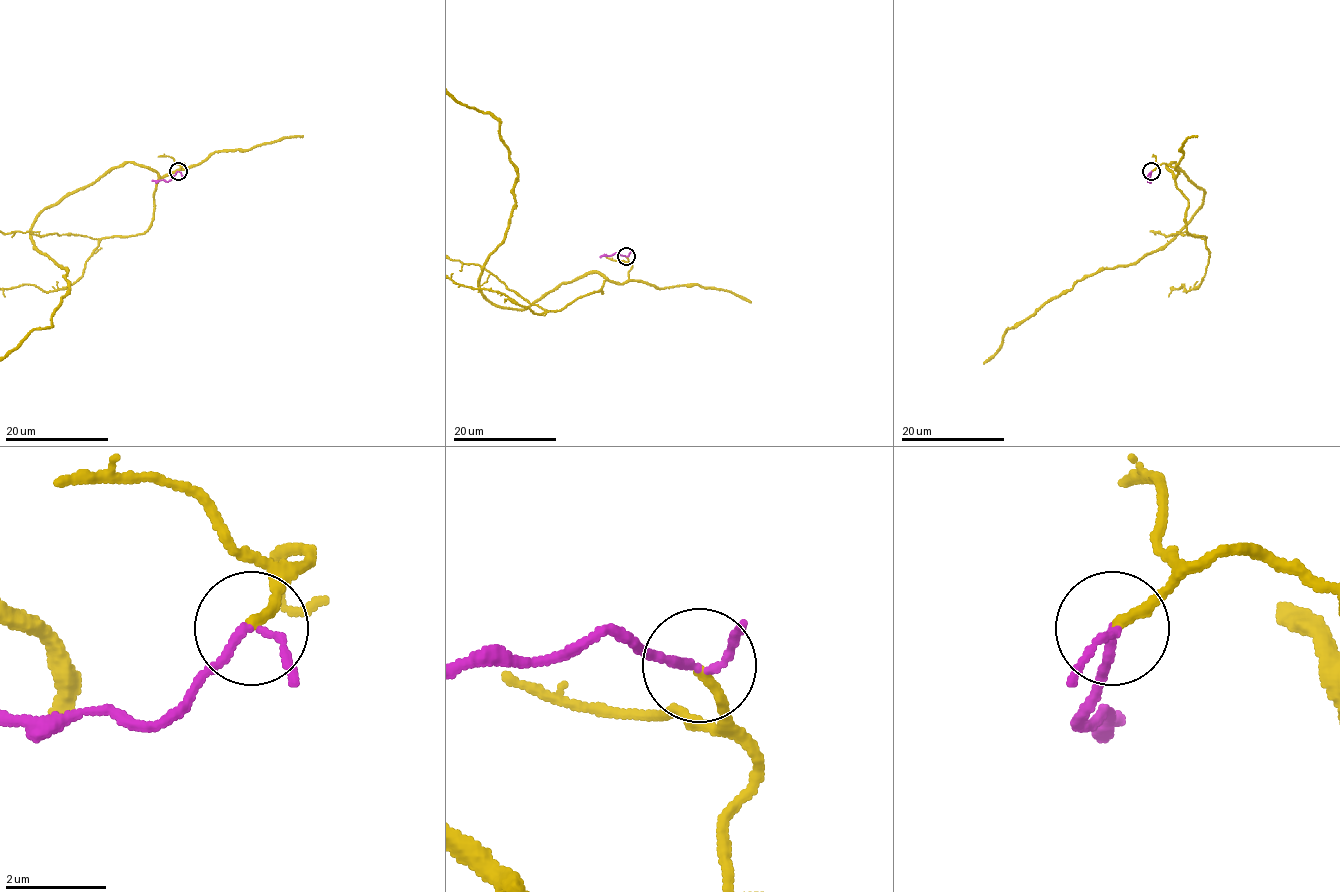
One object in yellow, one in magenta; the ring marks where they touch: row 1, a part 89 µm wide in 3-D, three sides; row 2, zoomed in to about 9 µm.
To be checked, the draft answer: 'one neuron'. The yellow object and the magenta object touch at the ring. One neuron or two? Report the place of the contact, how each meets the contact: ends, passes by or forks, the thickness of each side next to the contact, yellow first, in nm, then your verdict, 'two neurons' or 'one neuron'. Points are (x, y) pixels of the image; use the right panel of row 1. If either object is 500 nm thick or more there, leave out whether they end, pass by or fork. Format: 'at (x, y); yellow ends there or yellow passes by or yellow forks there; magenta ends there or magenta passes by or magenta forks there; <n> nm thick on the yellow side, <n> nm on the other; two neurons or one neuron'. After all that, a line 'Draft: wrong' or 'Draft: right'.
at (1151, 171); yellow ends there; magenta passes by; 180 nm thick on the yellow side, 140 nm on the other; one neuron
Draft: right

